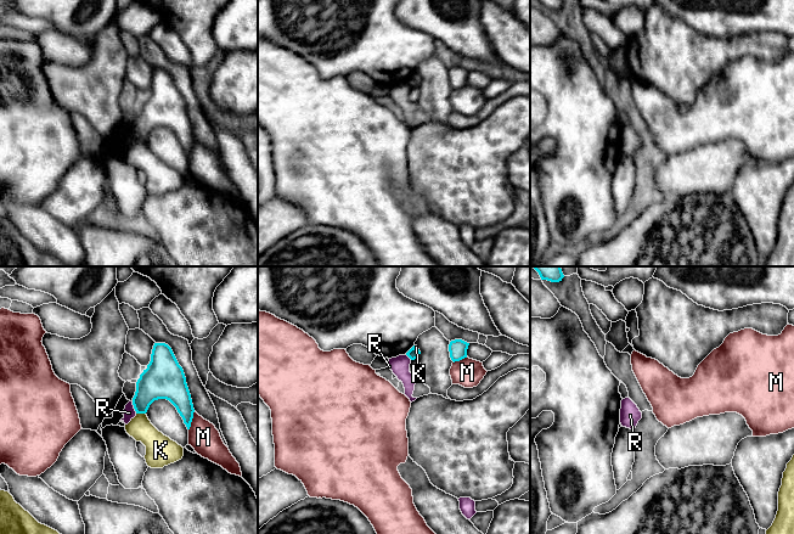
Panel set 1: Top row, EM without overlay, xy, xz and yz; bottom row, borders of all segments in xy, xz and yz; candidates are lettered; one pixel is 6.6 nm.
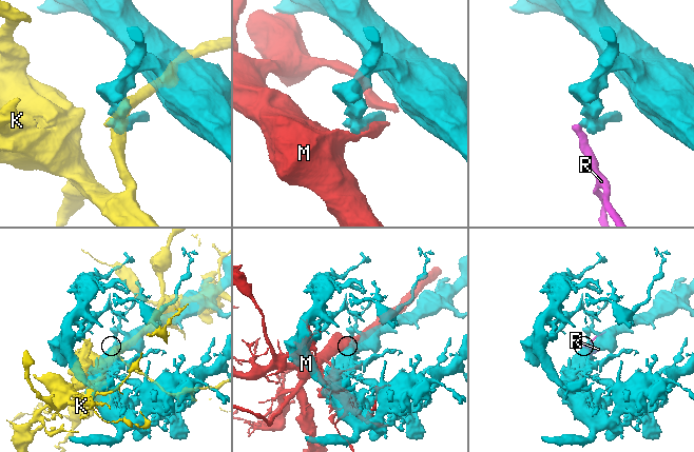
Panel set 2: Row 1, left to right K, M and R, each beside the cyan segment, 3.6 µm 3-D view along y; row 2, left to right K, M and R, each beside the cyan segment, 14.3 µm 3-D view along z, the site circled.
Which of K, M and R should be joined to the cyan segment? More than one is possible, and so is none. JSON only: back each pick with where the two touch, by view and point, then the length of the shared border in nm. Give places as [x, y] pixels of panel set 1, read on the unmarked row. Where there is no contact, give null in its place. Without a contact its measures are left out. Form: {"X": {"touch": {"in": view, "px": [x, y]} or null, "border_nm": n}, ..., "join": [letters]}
{"join": []}

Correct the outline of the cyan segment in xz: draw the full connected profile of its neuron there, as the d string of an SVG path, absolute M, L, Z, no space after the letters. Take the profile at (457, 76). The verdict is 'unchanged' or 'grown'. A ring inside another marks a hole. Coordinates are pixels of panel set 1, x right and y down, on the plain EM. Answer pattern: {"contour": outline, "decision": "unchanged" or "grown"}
{"contour": "M462 67L451 68L449 72L449 79L450 79L451 88L455 90L455 89L460 89L467 85L468 73L469 71Z", "decision": "unchanged"}

